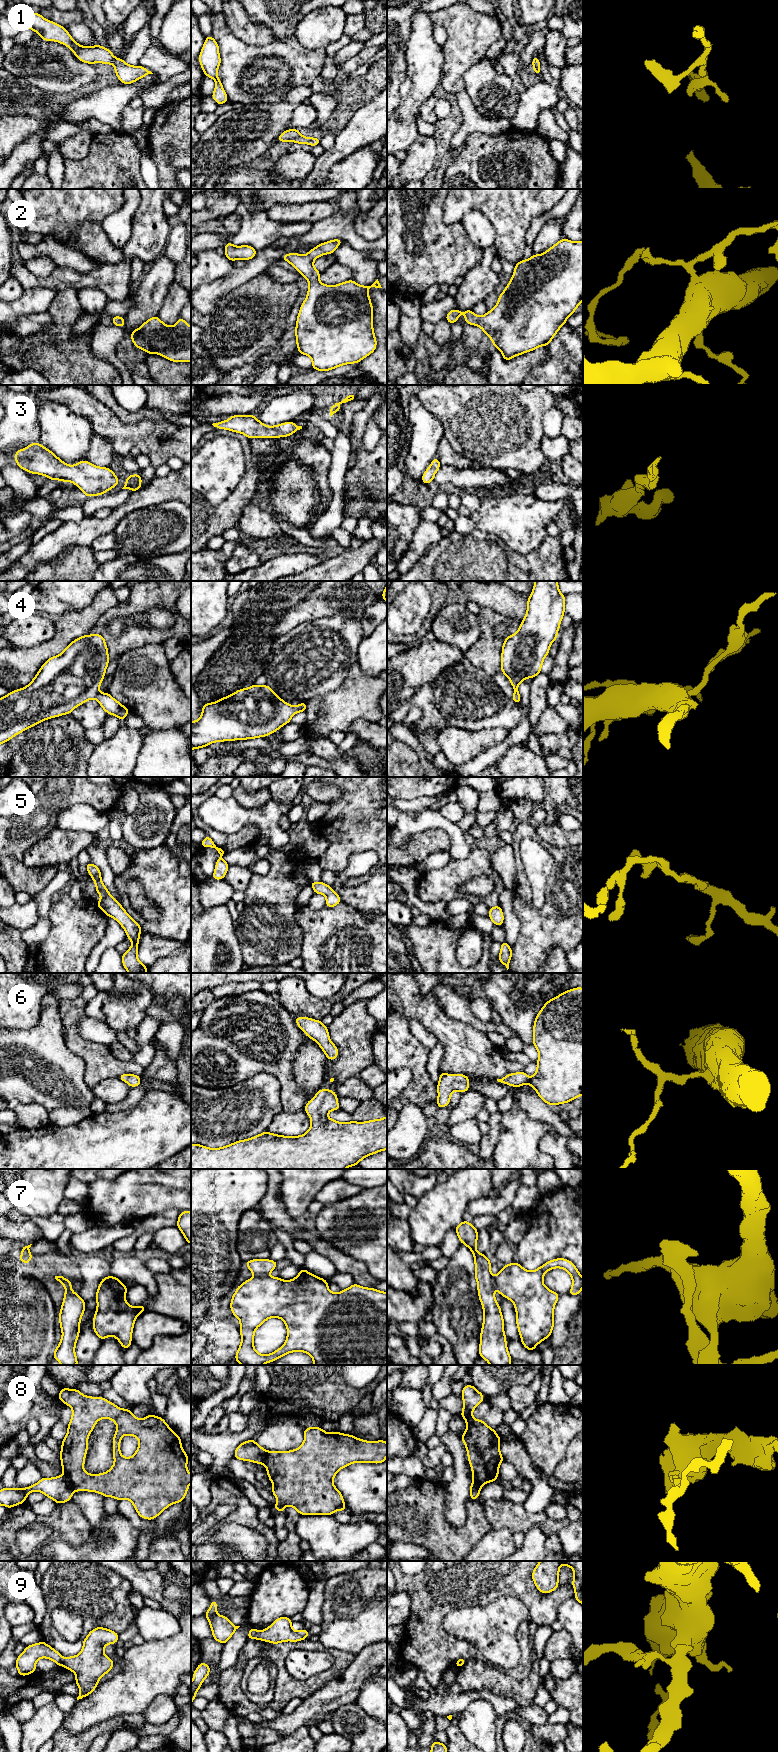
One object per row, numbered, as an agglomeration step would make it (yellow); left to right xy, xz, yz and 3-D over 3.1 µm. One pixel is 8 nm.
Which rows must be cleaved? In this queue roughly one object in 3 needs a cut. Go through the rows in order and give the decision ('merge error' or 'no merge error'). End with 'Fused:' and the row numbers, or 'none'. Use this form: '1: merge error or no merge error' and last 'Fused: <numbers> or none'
1: no merge error
2: no merge error
3: no merge error
4: no merge error
5: no merge error
6: no merge error
7: merge error
8: merge error
9: no merge error
Fused: 7, 8

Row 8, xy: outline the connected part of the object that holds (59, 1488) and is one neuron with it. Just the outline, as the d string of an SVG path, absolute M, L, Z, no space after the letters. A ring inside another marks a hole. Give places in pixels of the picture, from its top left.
M66 1475L53 1478L43 1477L36 1484L27 1488L5 1488L0 1490L0 1505L12 1508L16 1505L25 1503L29 1493L39 1491L46 1497L51 1498L57 1504L68 1502L74 1493L74 1487Z

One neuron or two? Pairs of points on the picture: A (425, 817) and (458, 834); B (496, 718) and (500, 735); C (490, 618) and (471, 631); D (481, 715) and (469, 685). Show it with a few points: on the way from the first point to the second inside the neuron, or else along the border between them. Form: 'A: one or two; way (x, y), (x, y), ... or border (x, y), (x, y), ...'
A: one; way (433, 819), (450, 828)
B: two; border (509, 728), (483, 728), (475, 732)
C: two; border (478, 615), (480, 636), (469, 647)
D: one; way (479, 708), (469, 698), (469, 692)

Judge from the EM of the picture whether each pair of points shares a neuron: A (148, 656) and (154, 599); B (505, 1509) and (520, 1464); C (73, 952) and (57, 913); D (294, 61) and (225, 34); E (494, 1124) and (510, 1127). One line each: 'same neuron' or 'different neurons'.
A: different neurons
B: different neurons
C: same neuron
D: same neuron
E: different neurons

